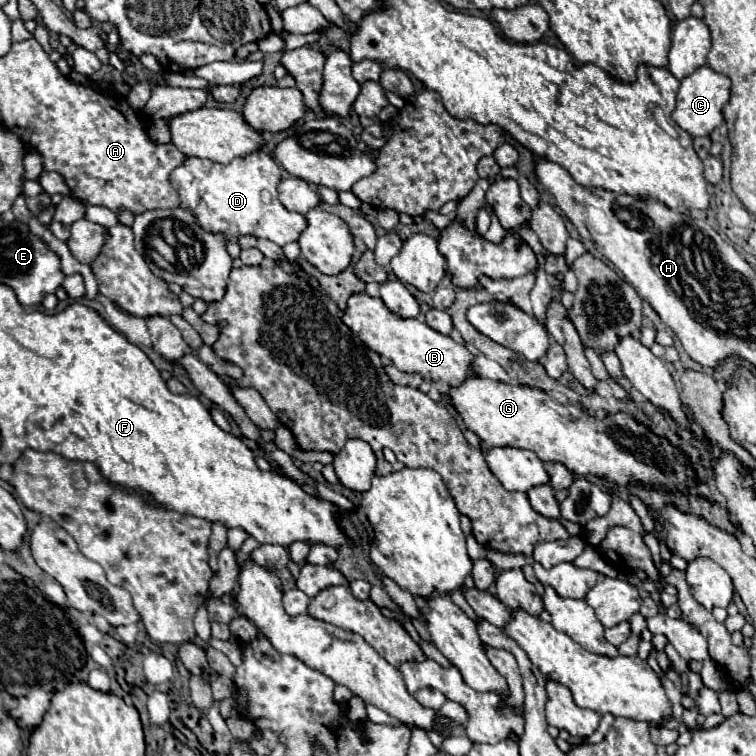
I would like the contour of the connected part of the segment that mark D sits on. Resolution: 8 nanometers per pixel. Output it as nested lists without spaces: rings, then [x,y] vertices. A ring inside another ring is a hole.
[[[256,151],[248,157],[238,157],[228,165],[188,157],[182,167],[172,171],[170,181],[180,193],[180,207],[192,211],[206,231],[224,233],[230,243],[236,243],[242,235],[254,235],[284,247],[290,241],[298,241],[308,221],[304,215],[292,213],[280,203],[276,189],[280,173],[280,167],[266,151]]]

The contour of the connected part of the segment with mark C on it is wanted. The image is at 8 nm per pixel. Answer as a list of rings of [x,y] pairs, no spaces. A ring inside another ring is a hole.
[[[708,65],[696,69],[692,75],[684,77],[682,83],[680,83],[680,89],[678,89],[678,95],[676,95],[676,109],[674,109],[674,113],[672,113],[672,119],[674,119],[684,131],[688,131],[692,137],[710,135],[710,133],[724,121],[722,109],[724,109],[724,105],[728,103],[730,85],[732,85],[732,81],[730,81],[726,75],[716,73],[716,71],[710,69]]]

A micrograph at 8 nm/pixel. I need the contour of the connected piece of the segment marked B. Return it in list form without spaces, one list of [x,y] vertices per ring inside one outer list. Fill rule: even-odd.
[[[366,293],[352,295],[348,299],[348,309],[344,311],[342,321],[376,353],[390,359],[400,371],[418,373],[430,381],[444,381],[450,387],[460,387],[470,377],[476,377],[472,371],[474,355],[464,343],[452,341],[448,335],[440,335],[424,321],[402,319],[394,315],[382,299],[374,299]]]

